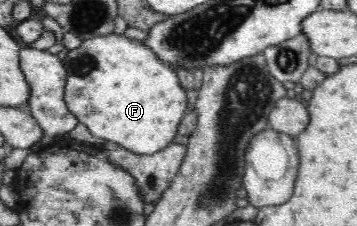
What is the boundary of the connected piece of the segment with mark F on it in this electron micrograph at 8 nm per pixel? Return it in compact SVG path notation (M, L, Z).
M113 33L83 39L78 49L66 50L62 101L95 137L129 152L153 154L174 142L189 99L177 73L167 64L153 61L141 47L136 39Z

